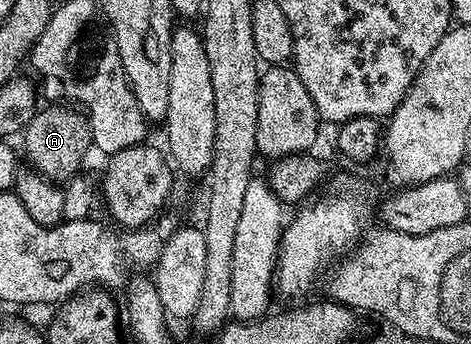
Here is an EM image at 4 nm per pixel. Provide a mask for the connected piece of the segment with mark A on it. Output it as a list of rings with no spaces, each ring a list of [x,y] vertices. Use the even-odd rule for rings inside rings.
[[[48,103],[48,106],[37,108],[32,114],[30,123],[22,130],[22,138],[24,137],[24,149],[22,145],[22,153],[28,156],[28,161],[33,170],[41,173],[53,183],[67,183],[77,174],[81,172],[80,164],[84,161],[88,149],[92,145],[92,128],[88,126],[87,116],[79,108],[73,107],[71,104],[56,105],[60,103]]]

